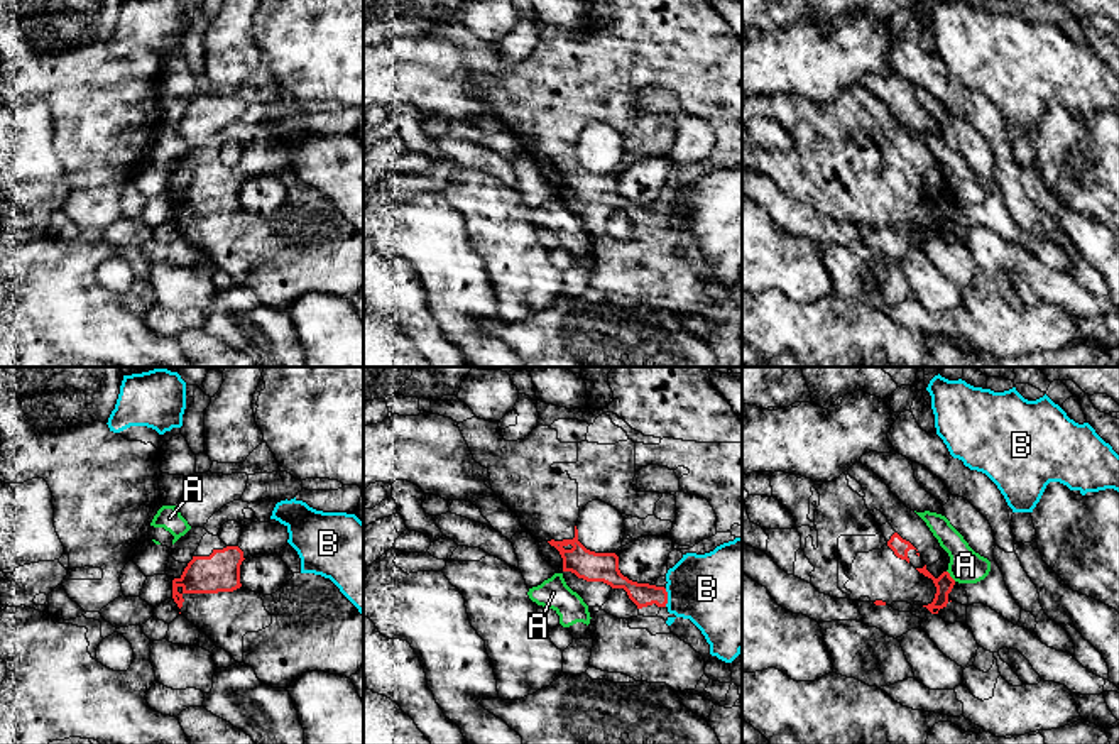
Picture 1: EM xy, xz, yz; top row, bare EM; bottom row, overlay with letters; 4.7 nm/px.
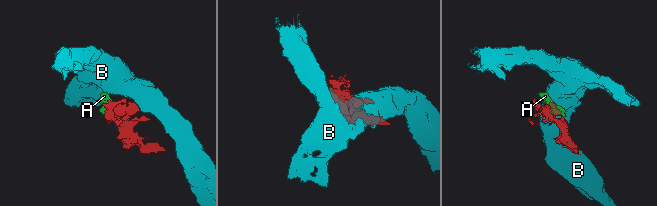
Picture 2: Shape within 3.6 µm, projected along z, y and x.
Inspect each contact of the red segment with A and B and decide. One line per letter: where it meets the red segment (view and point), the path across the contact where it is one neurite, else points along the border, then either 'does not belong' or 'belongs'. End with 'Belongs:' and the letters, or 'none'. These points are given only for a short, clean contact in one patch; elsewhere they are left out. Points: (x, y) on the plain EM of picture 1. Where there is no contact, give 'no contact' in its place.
A: meets red in yz at (949, 196); border along yz (947, 191), (955, 202); does not belong
B: meets red in xz at (666, 218); border along xz (665, 210), (666, 227); does not belong
Belongs: none

